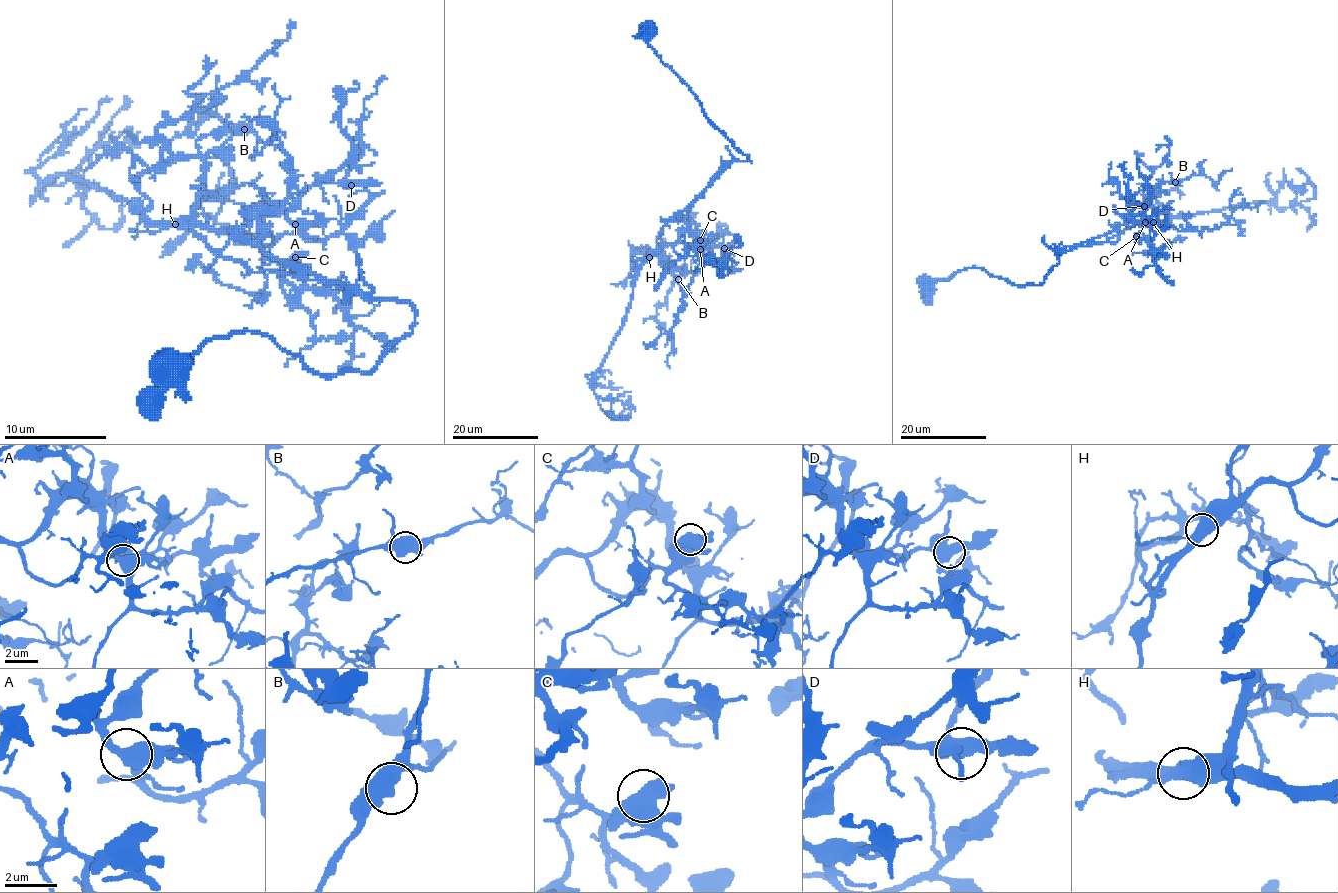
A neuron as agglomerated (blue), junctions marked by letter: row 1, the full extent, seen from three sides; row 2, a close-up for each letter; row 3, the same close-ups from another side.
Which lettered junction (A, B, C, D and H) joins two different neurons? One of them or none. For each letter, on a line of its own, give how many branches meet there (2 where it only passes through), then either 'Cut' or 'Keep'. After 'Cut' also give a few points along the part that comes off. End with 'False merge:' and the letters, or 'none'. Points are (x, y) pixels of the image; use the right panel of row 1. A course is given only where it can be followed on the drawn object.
A: Branches: 3. Keep
B: Branches: 3. Keep
C: Branches: 3. Keep
D: Branches: 3. Keep
H: Branches: 3. Cut. Course of the part to remove: (1152, 222), (1142, 220), (1109, 237), (1106, 242), (1098, 241), (1062, 252), (1043, 242), (1043, 235)
False merge: H

